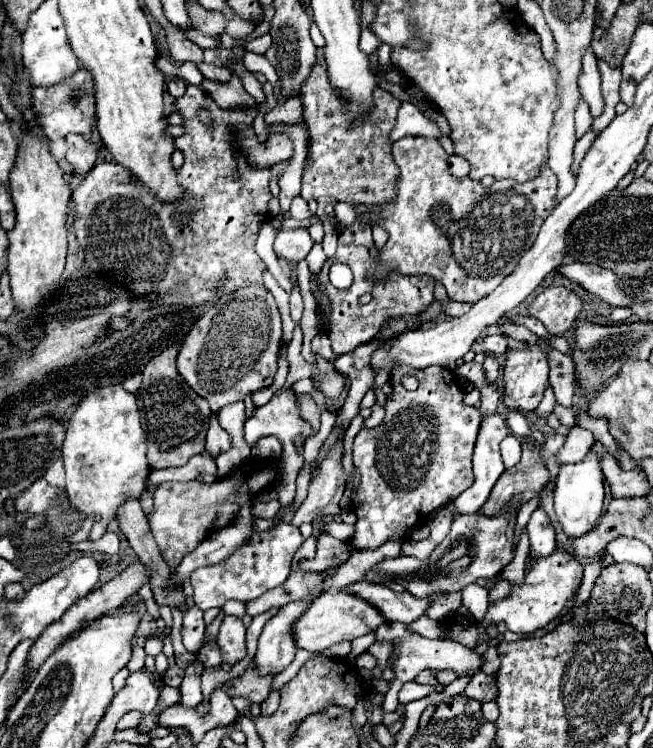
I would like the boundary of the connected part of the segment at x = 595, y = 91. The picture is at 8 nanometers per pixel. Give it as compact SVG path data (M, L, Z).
M590 49L584 53L582 71L578 75L578 87L582 97L590 105L590 115L596 119L604 111L604 97L600 91L600 73L596 67L596 55L592 55Z

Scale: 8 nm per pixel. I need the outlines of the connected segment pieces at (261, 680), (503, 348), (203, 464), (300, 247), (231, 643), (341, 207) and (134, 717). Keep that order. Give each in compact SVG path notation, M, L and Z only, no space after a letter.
M254 669L246 671L242 677L234 679L232 685L218 685L216 689L226 691L230 697L244 697L250 703L262 703L266 695L270 693L270 681L272 677L260 677Z
M488 335L484 341L482 341L482 347L488 355L496 355L500 357L502 353L508 351L508 337L506 335Z
M208 453L194 455L184 467L152 470L148 475L148 485L164 481L194 481L198 475L216 475L214 457Z
M298 227L298 229L280 231L274 241L274 251L276 251L276 255L280 255L286 261L300 261L310 253L312 245L314 245L314 241L312 241L308 229Z
M224 617L218 633L218 645L222 651L222 659L234 665L246 655L246 627L240 617Z
M338 202L334 206L335 216L339 222L345 226L350 226L356 220L358 214L354 211L353 207L344 202Z
M130 711L122 716L117 724L118 730L124 730L128 728L136 728L142 717L142 713L138 711Z

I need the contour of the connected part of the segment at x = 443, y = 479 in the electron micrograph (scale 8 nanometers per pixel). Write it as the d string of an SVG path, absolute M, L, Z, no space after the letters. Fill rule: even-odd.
M408 365L394 367L390 375L392 393L386 397L386 417L374 429L362 429L354 439L354 467L362 473L362 483L354 497L354 513L358 515L356 533L348 541L352 549L378 549L388 539L408 539L414 527L422 526L428 515L466 491L474 481L472 455L480 427L480 411L462 403L464 391L456 383L456 375L450 369L432 365L426 369L412 369ZM404 375L416 375L420 387L406 391L402 387Z

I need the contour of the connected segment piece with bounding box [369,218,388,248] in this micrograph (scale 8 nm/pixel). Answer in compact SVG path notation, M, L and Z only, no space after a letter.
M369 219L372 223L372 235L376 248L381 248L388 240L388 233L381 228L381 226L373 221L373 219Z

